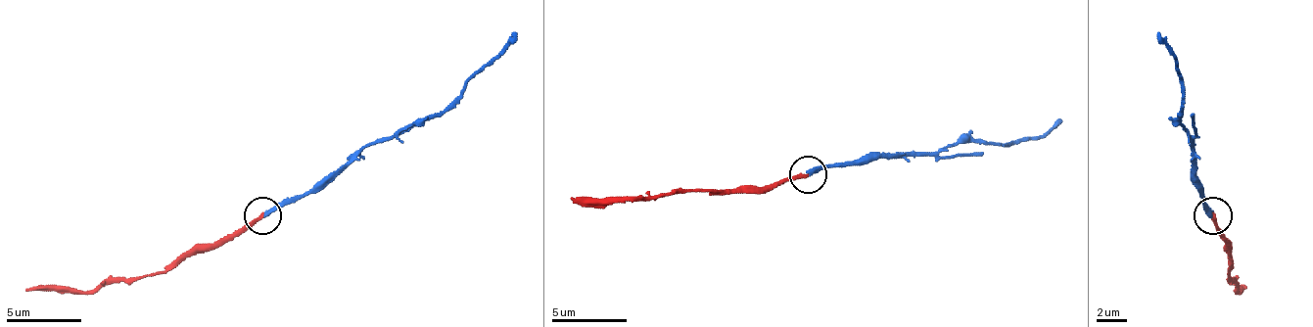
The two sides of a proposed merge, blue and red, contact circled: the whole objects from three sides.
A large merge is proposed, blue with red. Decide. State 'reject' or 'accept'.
accept

